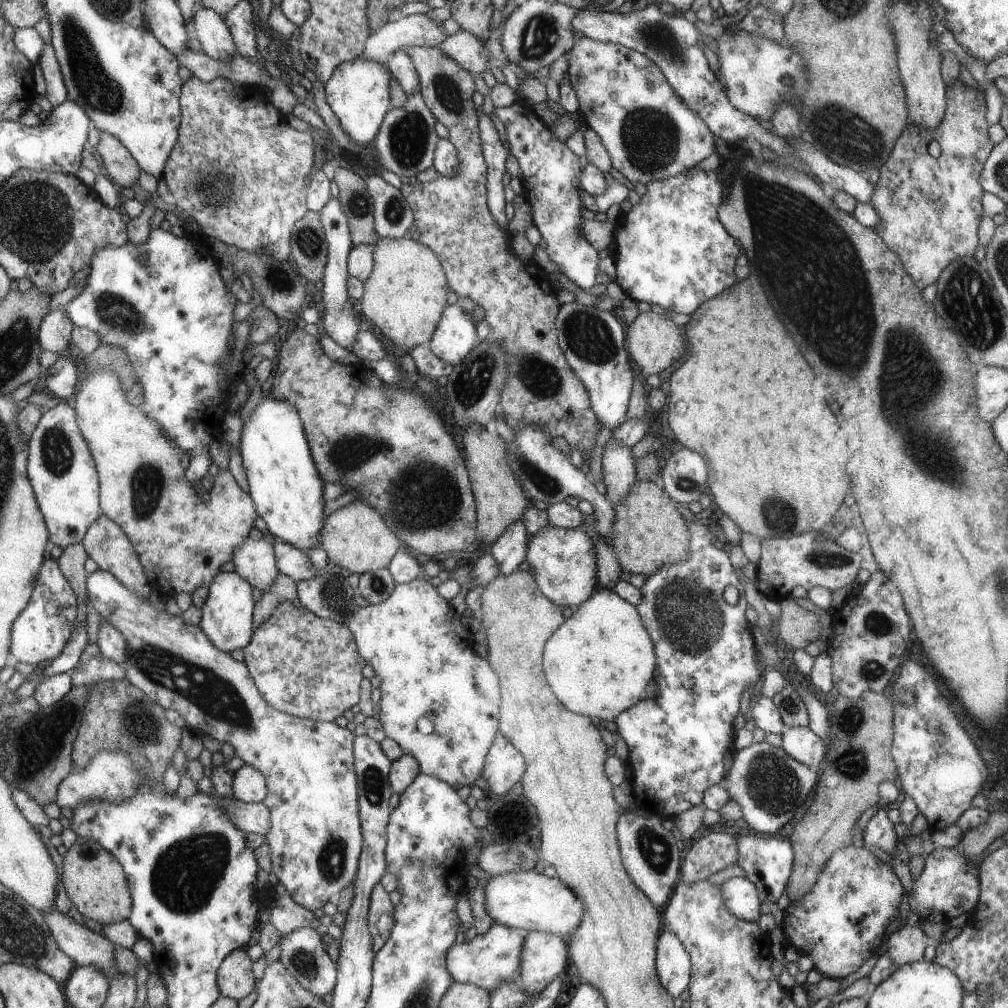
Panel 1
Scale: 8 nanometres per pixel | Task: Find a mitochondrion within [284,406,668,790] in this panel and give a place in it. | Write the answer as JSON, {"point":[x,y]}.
{"point":[422,496]}

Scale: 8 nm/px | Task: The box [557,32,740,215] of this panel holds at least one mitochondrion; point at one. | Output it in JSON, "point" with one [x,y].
{"point":[649,136]}

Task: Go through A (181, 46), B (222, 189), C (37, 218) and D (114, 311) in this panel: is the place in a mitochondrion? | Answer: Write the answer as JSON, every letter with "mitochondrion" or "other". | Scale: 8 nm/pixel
{"A":"other","B":"mitochondrion","C":"mitochondrion","D":"mitochondrion"}

